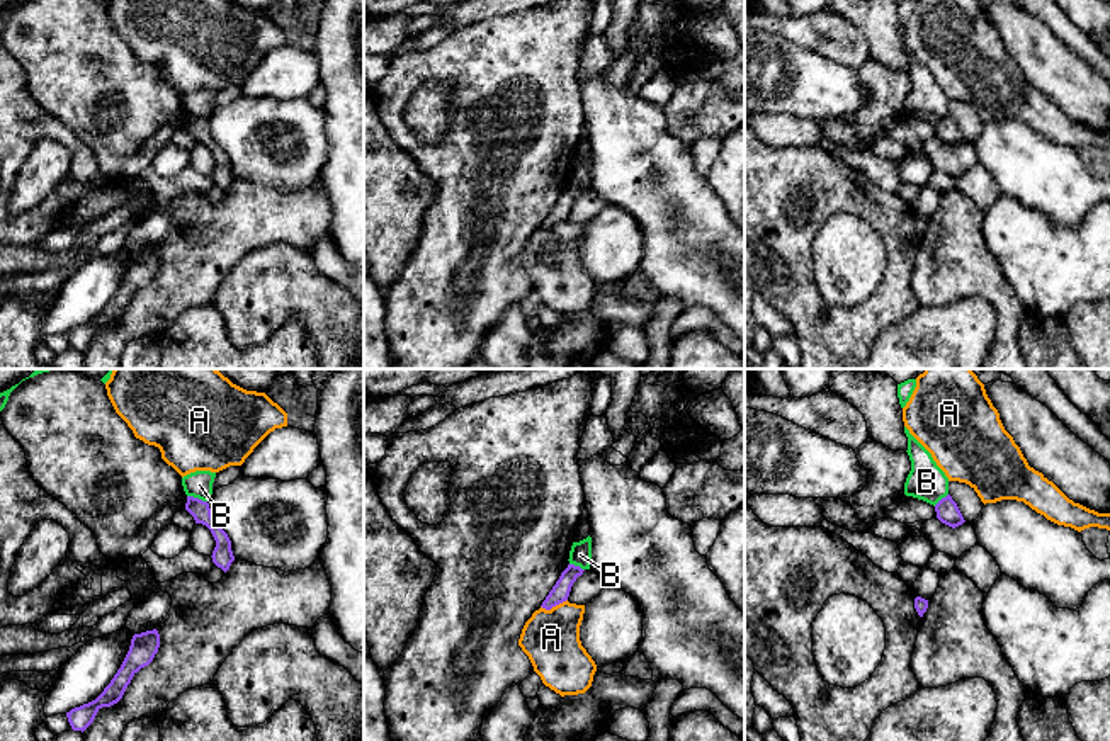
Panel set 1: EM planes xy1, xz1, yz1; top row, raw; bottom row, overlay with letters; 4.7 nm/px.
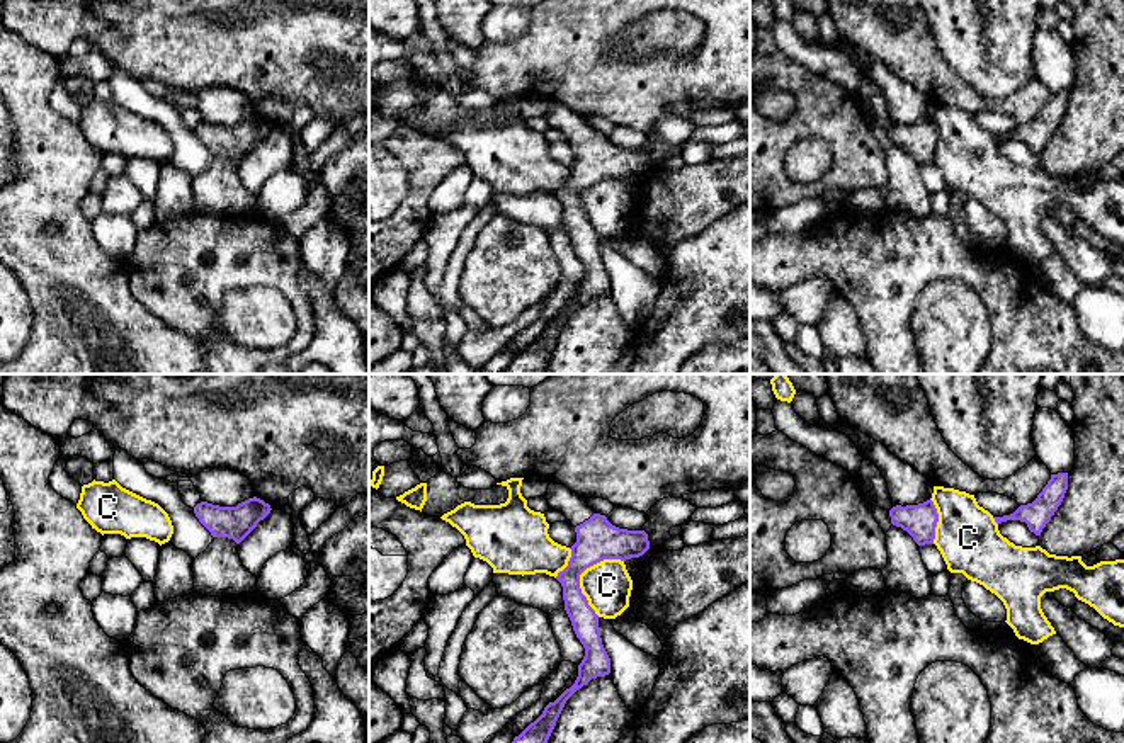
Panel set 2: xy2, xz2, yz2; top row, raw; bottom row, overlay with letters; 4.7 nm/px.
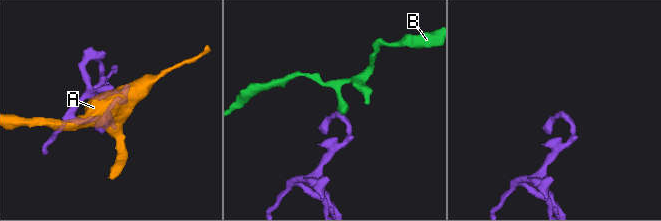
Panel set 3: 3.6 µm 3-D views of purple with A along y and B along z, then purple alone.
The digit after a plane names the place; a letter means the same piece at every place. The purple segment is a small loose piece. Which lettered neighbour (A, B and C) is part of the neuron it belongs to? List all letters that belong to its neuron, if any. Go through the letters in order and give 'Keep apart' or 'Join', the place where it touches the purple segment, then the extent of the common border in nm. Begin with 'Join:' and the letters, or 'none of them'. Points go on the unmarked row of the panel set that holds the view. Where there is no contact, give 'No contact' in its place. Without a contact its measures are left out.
Join: none of them
A: Keep apart. Touches purple at xz1 (553, 225). Shared border 130 nm
B: Keep apart. Touches purple at xy1 (198, 118). Shared border 100 nm
C: Keep apart. Touches purple at xz2 (579, 196). Shared border 300 nm

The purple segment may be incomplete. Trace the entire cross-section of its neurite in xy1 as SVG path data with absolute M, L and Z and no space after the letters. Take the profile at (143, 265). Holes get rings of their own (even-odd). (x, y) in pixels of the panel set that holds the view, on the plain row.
M156 248L134 253L121 287L110 299L110 303L104 308L104 311L95 320L66 331L71 348L83 352L93 342L97 331L102 326L117 323L122 318L133 296L153 280L158 267L160 253Z

